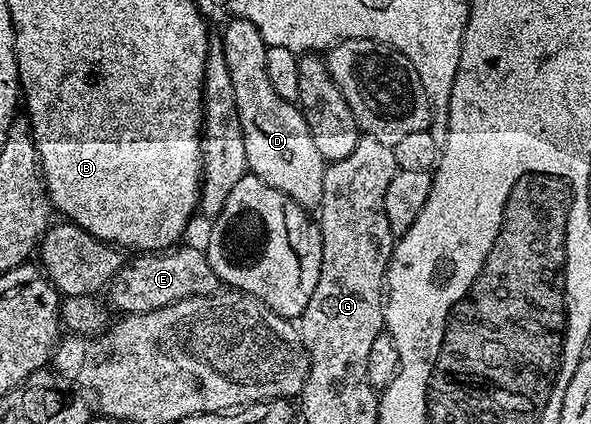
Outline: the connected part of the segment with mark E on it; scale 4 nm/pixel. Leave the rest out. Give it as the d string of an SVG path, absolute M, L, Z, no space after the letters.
M173 246L163 252L133 255L133 260L121 263L118 274L108 283L106 304L109 309L117 308L120 314L142 314L182 302L195 296L212 296L221 287L220 279L214 274L207 255L196 248Z

